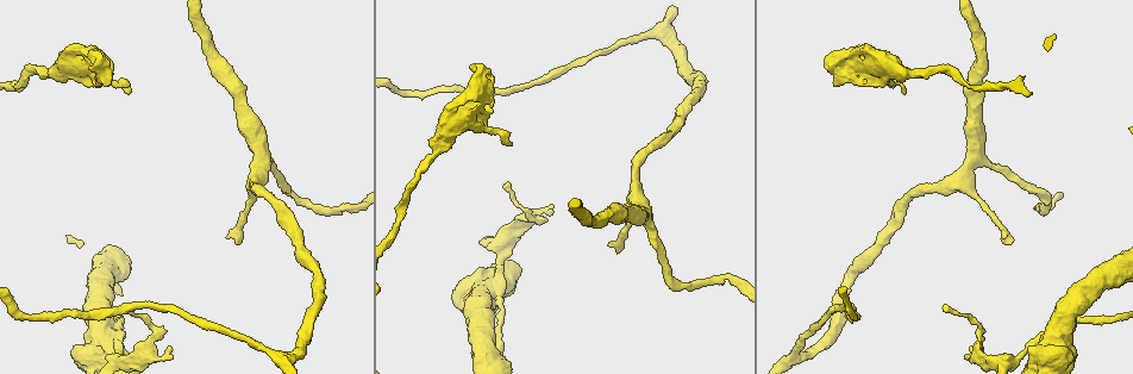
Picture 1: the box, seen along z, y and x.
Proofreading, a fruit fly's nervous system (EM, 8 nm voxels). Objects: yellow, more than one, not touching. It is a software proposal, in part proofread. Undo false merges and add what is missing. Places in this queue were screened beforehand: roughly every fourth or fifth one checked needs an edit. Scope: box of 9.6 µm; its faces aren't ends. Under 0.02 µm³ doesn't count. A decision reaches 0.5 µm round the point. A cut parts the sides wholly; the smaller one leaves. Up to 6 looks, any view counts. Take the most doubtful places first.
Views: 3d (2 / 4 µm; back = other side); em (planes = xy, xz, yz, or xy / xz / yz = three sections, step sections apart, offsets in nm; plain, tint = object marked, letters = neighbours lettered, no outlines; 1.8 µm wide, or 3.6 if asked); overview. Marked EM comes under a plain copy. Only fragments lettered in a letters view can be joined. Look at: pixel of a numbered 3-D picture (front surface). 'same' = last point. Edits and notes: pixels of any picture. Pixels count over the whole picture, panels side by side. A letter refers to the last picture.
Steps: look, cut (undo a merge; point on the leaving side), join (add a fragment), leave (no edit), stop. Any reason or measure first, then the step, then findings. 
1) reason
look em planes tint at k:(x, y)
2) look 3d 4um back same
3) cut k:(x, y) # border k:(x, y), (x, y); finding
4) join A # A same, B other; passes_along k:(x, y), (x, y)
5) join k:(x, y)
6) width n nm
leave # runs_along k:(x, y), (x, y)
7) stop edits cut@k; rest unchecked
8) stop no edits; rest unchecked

an open end
look em planes letters at 1:(827, 69)

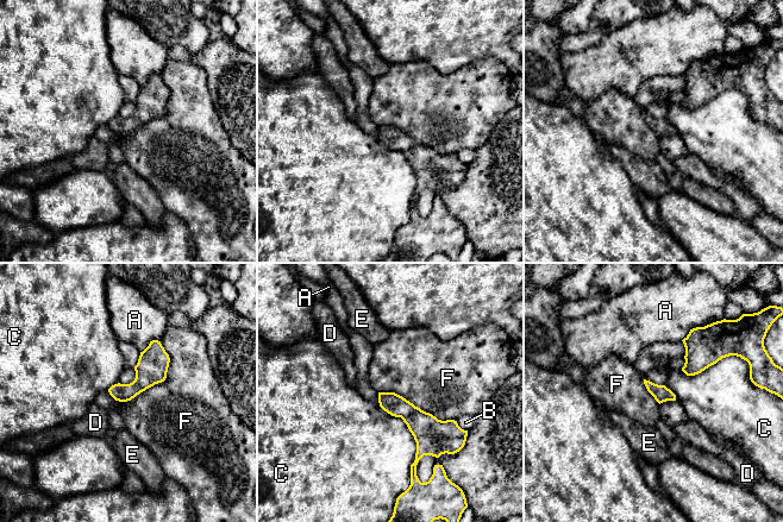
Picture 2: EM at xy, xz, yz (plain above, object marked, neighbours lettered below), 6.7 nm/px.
leave # A other, B other, C other, D other, E other, F other; no lettered fragment goes on from it

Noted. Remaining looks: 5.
an open end
look 3d 2um back at 1:(902, 91)

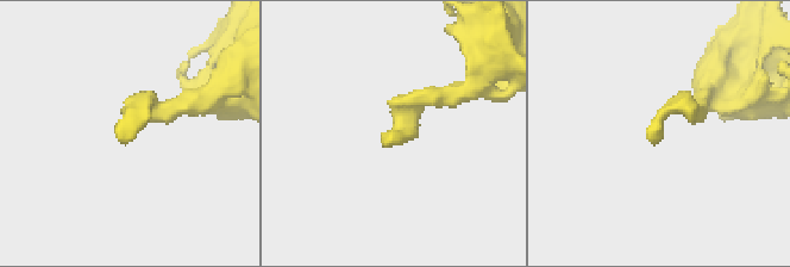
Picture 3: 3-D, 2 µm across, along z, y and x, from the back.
need the tissue
look em planes letters at 3:(395, 143)

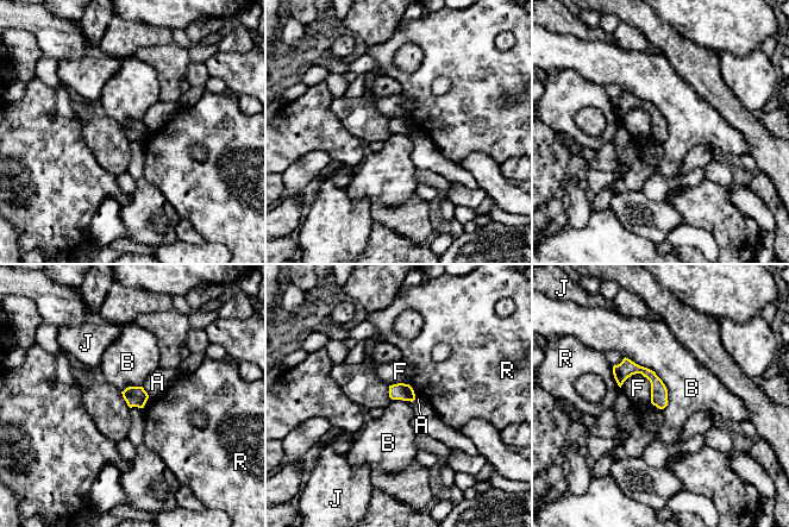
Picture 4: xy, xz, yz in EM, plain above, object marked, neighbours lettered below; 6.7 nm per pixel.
longest_contact B 440 nm
leave # A other, B other, F other, J other, R other; border 4:(625, 356), (662, 381), (663, 409); none of them fits

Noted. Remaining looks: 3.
look 3d 4um at 1:(1013, 242)

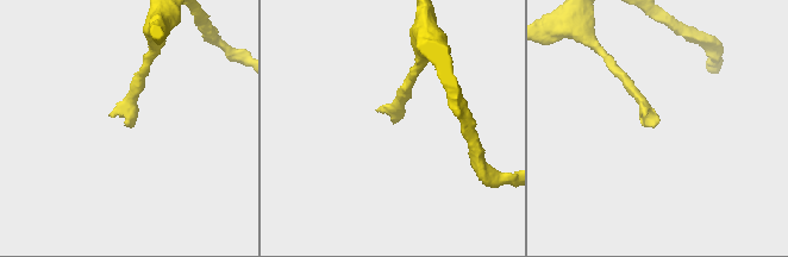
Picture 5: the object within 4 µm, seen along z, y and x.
look em planes letters at 5:(396, 121)

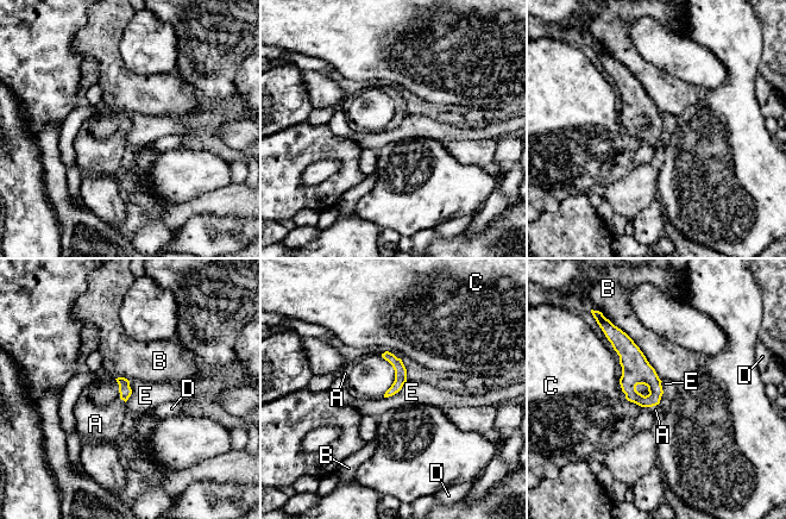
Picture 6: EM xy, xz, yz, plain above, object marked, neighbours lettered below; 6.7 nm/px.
width 80 nm
join A # A same, B other, C other, D other, E other; it goes on there

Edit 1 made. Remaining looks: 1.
stop edits join@6; rest unchecked

